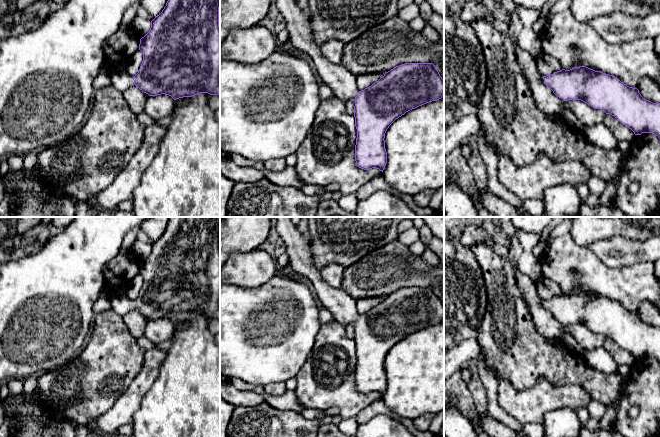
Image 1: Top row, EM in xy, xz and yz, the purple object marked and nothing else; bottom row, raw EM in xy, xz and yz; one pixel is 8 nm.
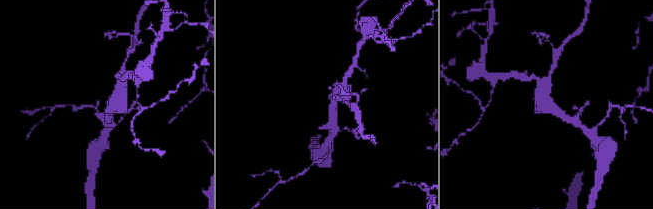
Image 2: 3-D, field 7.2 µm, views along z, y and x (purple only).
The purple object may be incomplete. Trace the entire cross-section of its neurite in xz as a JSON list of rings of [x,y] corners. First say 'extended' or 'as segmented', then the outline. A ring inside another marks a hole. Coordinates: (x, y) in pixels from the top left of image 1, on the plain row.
extended; [[[274,217],[279,237],[286,246],[285,253],[294,272],[305,279],[313,288],[317,299],[334,317],[347,326],[355,325],[354,341],[357,353],[355,369],[356,389],[364,394],[372,392],[383,396],[387,387],[385,357],[389,350],[406,336],[426,327],[437,325],[444,319],[444,304],[433,287],[405,287],[394,291],[371,310],[359,315],[356,300],[342,288],[334,288],[321,278],[321,270],[314,266],[308,236],[302,234],[290,217]]]

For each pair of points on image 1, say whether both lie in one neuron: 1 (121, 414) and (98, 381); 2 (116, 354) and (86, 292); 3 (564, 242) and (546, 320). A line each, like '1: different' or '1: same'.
1: different
2: different
3: different

